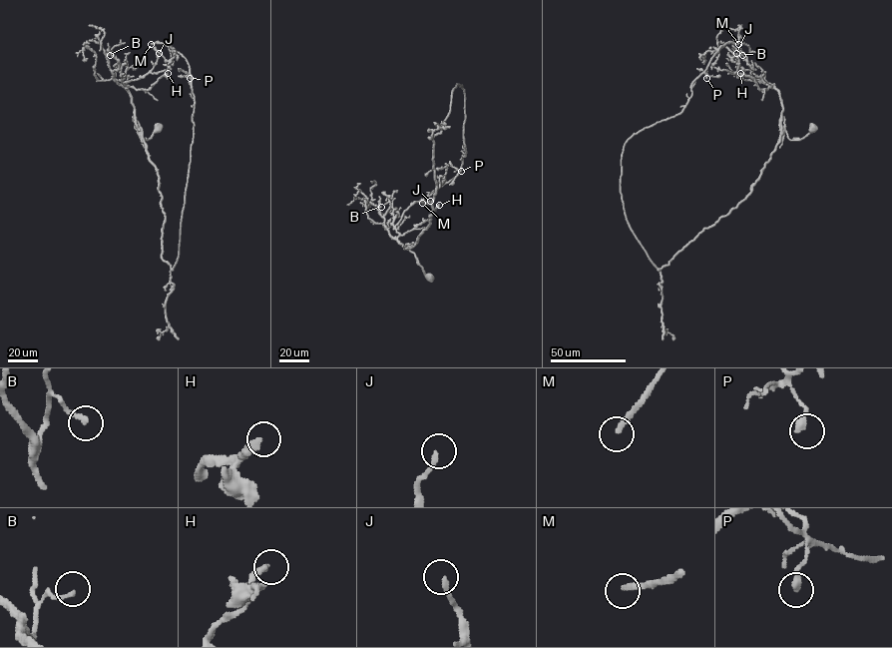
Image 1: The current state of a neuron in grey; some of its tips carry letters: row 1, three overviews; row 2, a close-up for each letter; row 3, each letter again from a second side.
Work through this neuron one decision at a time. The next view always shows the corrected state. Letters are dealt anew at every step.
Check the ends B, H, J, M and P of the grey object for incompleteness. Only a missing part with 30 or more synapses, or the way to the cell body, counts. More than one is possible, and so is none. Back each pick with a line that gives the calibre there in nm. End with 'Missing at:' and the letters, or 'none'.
H: calibre 260 nm
M: calibre 240 nm
Missing at: H, M

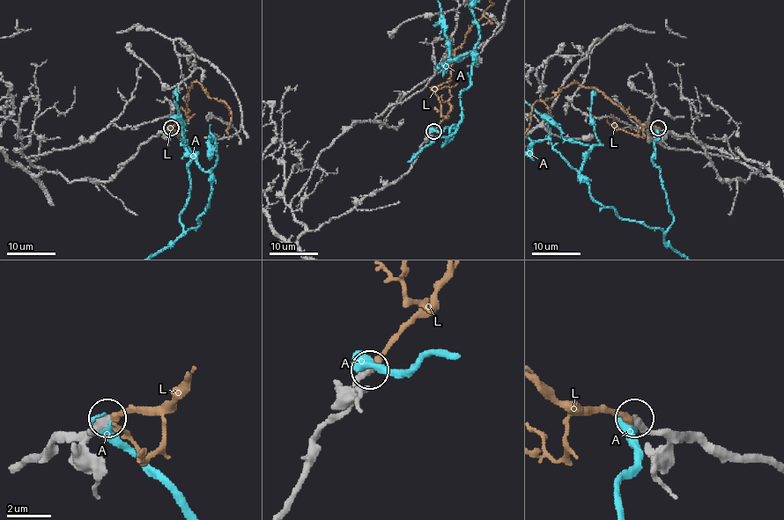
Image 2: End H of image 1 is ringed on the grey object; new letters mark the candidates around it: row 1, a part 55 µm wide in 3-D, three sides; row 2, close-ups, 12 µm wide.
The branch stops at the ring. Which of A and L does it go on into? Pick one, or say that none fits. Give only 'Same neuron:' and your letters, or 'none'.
Same neuron: L

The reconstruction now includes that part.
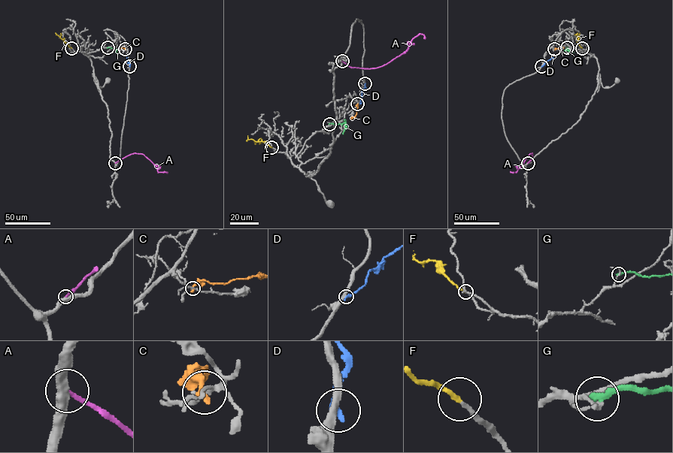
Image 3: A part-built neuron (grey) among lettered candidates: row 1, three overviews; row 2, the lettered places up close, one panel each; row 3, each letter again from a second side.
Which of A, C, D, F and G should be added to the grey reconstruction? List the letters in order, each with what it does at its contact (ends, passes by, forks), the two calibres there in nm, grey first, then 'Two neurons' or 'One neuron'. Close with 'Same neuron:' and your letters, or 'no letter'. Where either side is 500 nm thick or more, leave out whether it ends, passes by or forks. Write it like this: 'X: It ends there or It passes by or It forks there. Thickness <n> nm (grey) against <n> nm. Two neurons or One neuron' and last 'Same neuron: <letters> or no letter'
A: It ends there. Thickness 440 nm (grey) against 190 nm. Two neurons
C: It ends there. Thickness 160 nm (grey) against 340 nm. Two neurons
D: It ends there. Thickness 320 nm (grey) against 260 nm. Two neurons
F: It ends there. Thickness 190 nm (grey) against 200 nm. One neuron
G: It ends there. Thickness 110 nm (grey) against 280 nm. Two neurons
Same neuron: F

